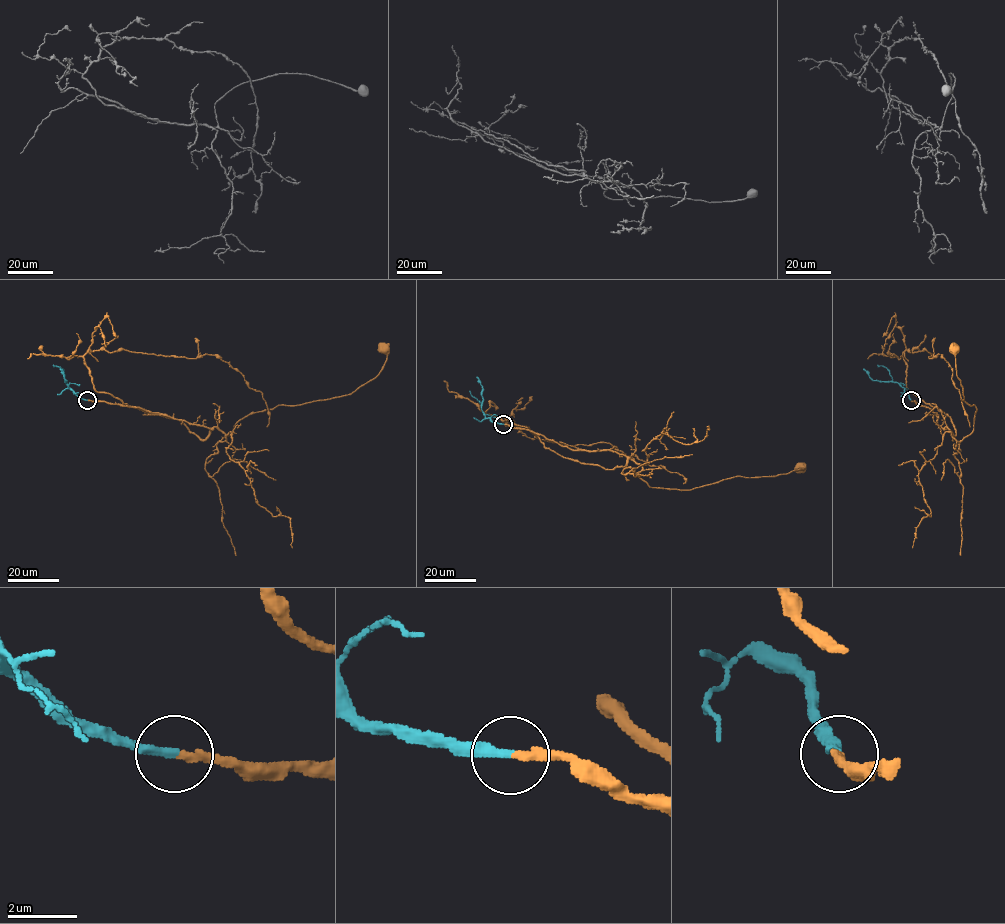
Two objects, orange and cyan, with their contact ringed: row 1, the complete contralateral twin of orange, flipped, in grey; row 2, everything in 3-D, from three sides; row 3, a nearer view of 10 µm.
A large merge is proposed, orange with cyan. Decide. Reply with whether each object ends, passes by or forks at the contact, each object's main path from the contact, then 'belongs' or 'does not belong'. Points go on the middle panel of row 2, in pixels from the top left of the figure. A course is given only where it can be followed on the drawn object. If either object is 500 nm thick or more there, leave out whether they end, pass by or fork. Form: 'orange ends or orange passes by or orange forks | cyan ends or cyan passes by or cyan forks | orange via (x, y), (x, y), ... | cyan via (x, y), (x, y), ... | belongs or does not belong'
orange ends | cyan ends | orange via (504, 424), (573, 449), (626, 455), (641, 465), (638, 475), (650, 487), (691, 490), (801, 466) | cyan via (503, 424), (485, 416), (481, 410), (482, 387), (476, 377) | belongs

